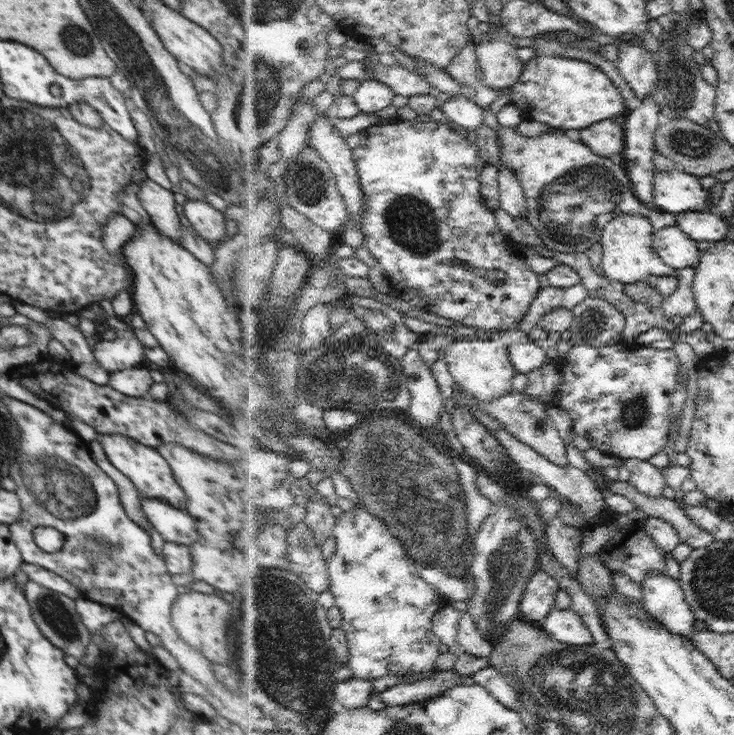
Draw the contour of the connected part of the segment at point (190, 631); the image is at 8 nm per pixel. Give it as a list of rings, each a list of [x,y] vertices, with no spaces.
[[[190,590],[189,593],[179,594],[171,608],[171,623],[176,632],[190,646],[202,653],[216,667],[229,667],[230,665],[230,646],[228,641],[228,630],[231,618],[234,615],[234,608],[228,596],[220,593],[204,594],[202,592]]]

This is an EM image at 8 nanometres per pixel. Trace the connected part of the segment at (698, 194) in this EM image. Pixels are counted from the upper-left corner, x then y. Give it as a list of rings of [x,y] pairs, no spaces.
[[[675,166],[666,171],[657,171],[655,181],[657,203],[659,204],[660,209],[667,212],[674,212],[676,214],[692,210],[710,210],[707,208],[707,204],[709,203],[709,190],[702,188],[700,182],[694,178],[694,175],[681,167]]]

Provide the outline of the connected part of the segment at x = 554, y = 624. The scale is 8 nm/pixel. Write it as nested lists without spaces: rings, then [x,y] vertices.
[[[556,608],[550,616],[541,621],[542,628],[551,632],[559,641],[574,646],[589,646],[596,644],[594,634],[582,620],[576,610]]]

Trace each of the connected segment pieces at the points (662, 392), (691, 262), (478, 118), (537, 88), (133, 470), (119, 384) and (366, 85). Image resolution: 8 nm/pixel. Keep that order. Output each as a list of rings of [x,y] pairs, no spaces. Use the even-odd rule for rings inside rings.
[[[628,340],[603,347],[583,344],[572,346],[561,361],[564,382],[559,388],[557,403],[570,414],[580,442],[608,456],[652,461],[670,442],[674,414],[672,396],[680,392],[680,364],[680,352],[674,349],[652,348]]]
[[[676,224],[664,227],[655,232],[654,242],[663,259],[678,271],[699,265],[696,240],[689,238],[684,228]]]
[[[454,95],[450,102],[440,108],[452,121],[469,133],[475,133],[481,126],[484,126],[484,110],[474,100],[465,95]]]
[[[536,56],[514,87],[512,103],[534,119],[577,134],[584,128],[628,111],[624,94],[612,77],[594,63],[566,56]]]
[[[99,434],[96,441],[102,445],[108,461],[124,476],[130,478],[140,499],[159,499],[169,506],[178,510],[186,511],[188,499],[186,493],[176,483],[168,462],[157,452],[156,449],[144,446],[132,440],[132,438],[120,434]]]
[[[130,367],[110,374],[107,385],[126,396],[147,397],[153,383],[149,370]]]
[[[366,78],[355,98],[356,103],[360,105],[361,112],[372,114],[372,112],[380,112],[380,110],[388,108],[394,102],[396,95],[398,93],[392,87],[388,87],[380,80]]]

